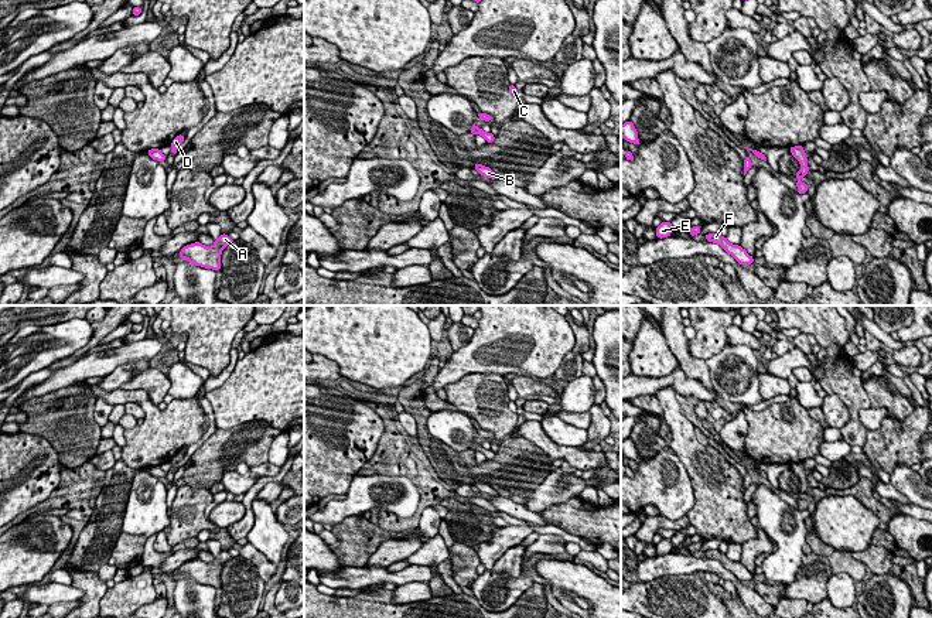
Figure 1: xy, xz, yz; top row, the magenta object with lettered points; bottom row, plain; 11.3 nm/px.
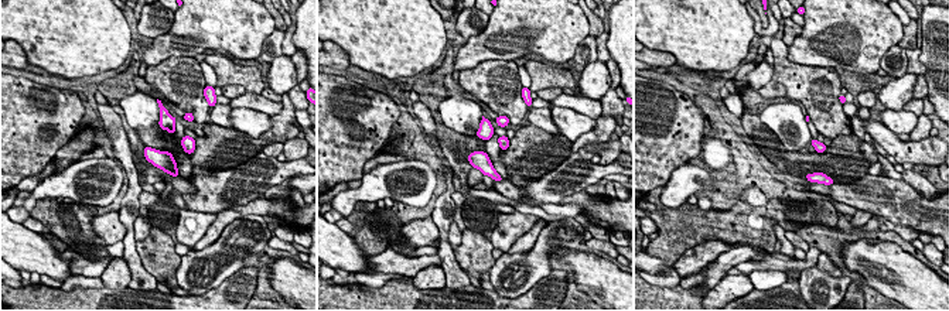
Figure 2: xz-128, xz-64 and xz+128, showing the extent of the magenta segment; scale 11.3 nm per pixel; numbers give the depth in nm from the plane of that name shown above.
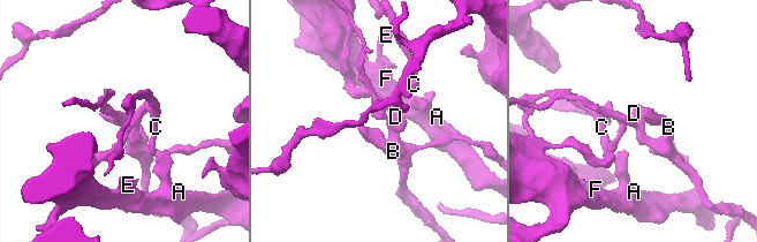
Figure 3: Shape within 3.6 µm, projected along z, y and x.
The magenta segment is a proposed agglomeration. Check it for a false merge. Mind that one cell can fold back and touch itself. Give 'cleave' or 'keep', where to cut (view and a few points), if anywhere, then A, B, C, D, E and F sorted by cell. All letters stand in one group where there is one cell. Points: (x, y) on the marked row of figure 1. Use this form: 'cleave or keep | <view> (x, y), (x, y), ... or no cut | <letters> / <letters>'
cleave | yz (764, 156), (765, 160) | A C E F / B D

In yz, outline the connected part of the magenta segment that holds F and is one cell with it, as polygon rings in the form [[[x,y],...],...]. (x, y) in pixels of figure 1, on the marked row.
[[[717,233],[704,235],[707,242],[718,243],[728,255],[731,255],[740,264],[752,264],[754,257],[747,253],[740,245],[733,245],[726,236]]]

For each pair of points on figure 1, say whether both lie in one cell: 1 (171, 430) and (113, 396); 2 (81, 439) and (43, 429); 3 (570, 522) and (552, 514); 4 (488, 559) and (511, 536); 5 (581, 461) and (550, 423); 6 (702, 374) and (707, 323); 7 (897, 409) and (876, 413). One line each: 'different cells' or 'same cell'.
1: same cell
2: same cell
3: same cell
4: same cell
5: different cells
6: different cells
7: different cells

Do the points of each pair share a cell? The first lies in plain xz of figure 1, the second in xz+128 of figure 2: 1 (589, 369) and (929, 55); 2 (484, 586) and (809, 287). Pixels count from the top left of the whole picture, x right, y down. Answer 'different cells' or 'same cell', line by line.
1: different cells
2: same cell

